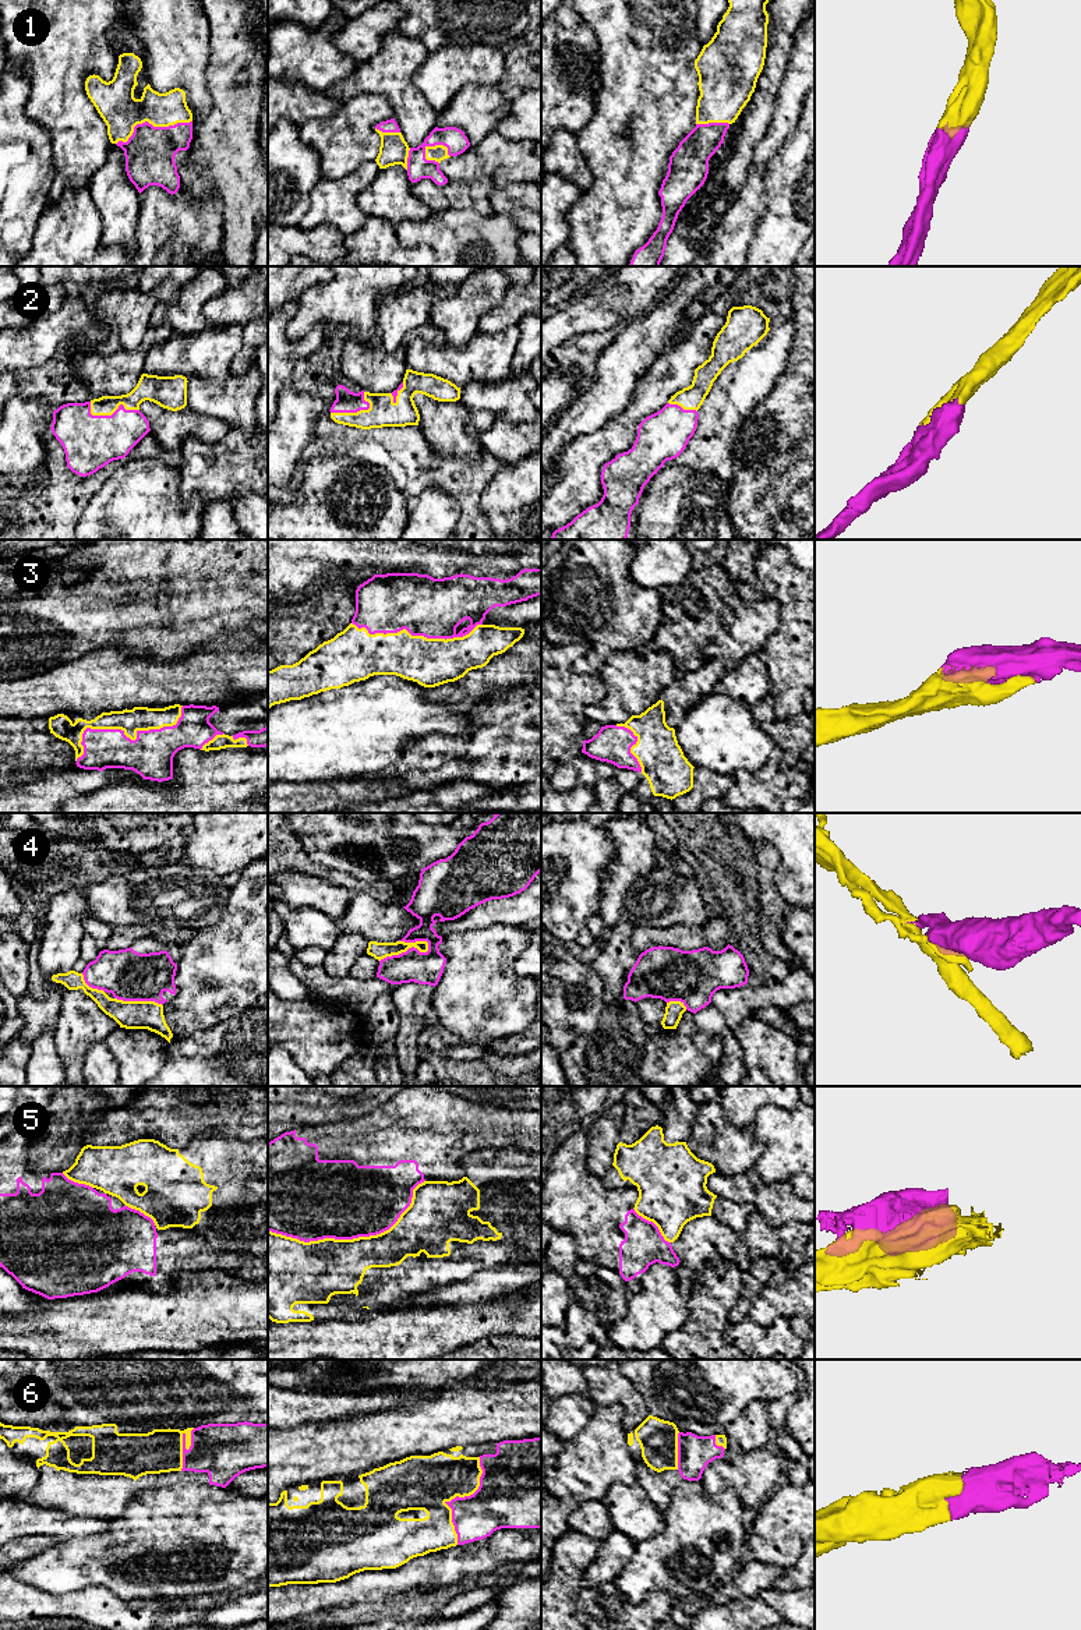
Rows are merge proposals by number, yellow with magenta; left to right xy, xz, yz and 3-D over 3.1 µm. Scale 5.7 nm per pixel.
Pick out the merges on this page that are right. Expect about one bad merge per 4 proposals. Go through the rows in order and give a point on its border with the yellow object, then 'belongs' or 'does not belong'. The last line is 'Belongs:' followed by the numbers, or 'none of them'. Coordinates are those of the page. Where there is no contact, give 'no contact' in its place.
1: contact xy (151, 123); belongs
2: contact xy (109, 414); belongs
3: contact xy (126, 735); belongs
4: contact xz (406, 950); does not belong
5: contact xz (353, 1238); does not belong
6: contact xz (456, 1495); belongs
Belongs: 1, 2, 3, 6

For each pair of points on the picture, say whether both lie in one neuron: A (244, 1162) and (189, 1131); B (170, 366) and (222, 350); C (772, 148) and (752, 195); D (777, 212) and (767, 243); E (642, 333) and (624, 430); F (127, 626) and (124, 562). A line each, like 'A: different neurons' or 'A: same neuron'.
A: different neurons
B: same neuron
C: same neuron
D: same neuron
E: different neurons
F: same neuron

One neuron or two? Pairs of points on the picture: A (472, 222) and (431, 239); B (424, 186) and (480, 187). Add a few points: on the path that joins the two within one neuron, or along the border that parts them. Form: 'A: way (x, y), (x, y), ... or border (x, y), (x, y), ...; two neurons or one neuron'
A: way (462, 232), (441, 233); one neuron
B: way (438, 194), (466, 194); one neuron

